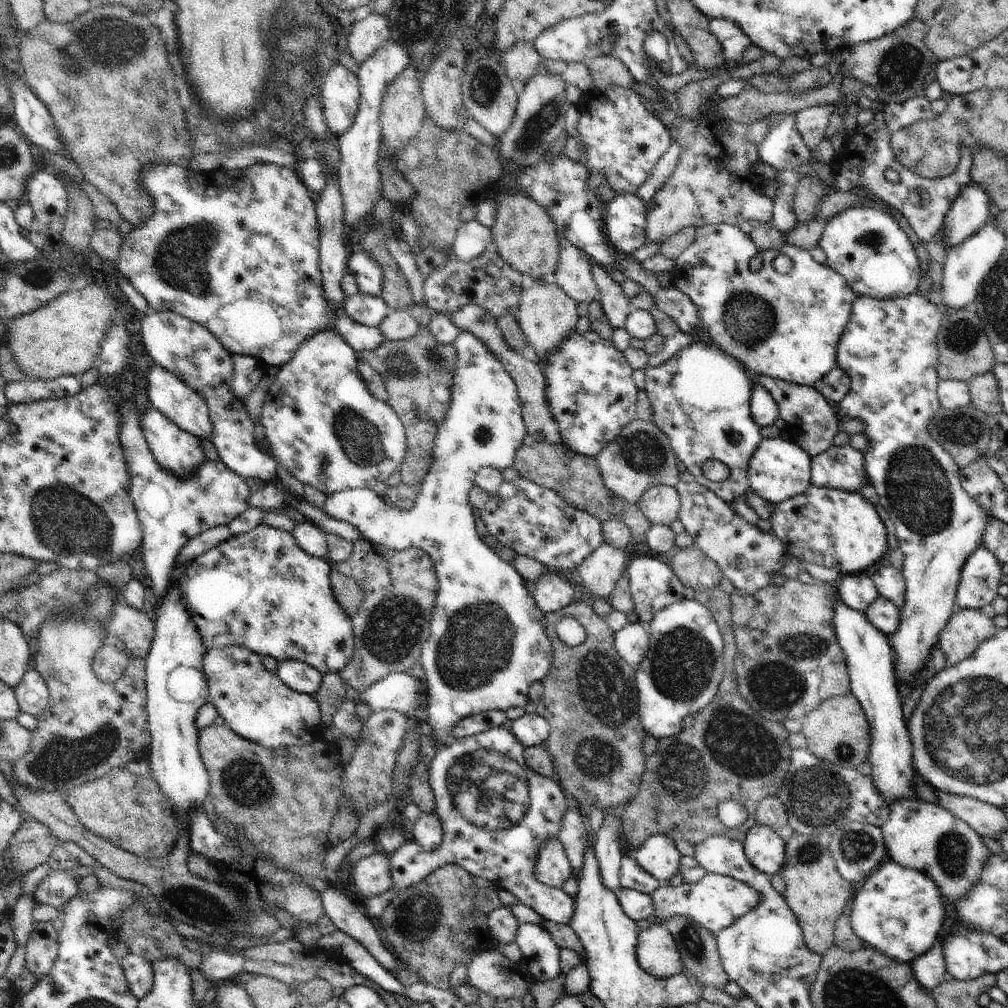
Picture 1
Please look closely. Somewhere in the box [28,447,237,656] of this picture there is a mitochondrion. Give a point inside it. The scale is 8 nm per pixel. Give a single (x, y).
(65, 523)

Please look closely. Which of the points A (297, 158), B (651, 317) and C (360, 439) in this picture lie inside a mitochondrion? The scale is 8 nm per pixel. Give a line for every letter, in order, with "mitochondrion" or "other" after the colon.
A: other
B: other
C: mitochondrion

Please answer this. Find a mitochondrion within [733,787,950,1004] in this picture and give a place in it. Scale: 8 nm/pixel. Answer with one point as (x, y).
(855, 845)

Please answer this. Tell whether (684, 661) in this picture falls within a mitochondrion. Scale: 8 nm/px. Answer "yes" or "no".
yes

